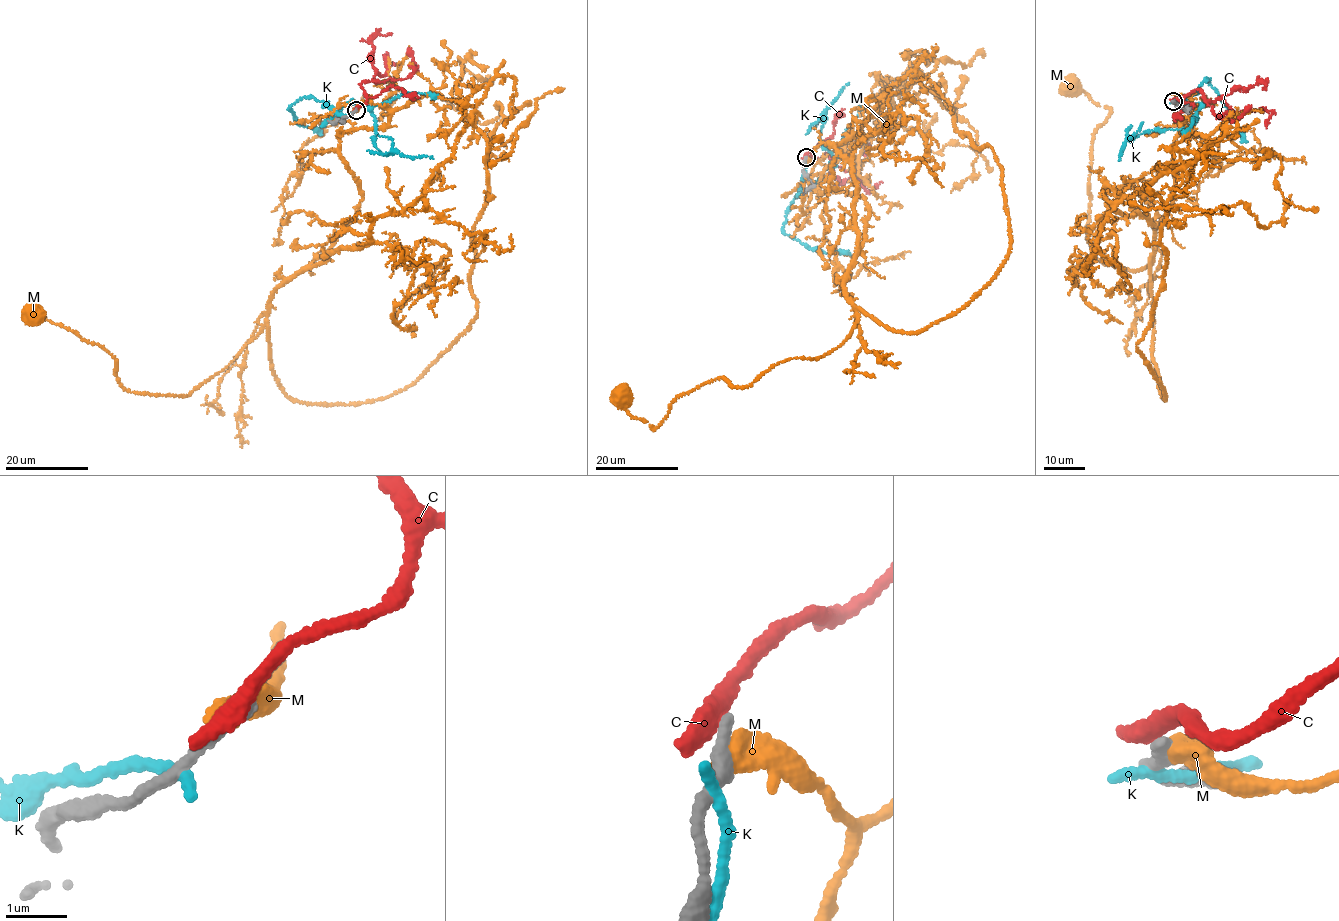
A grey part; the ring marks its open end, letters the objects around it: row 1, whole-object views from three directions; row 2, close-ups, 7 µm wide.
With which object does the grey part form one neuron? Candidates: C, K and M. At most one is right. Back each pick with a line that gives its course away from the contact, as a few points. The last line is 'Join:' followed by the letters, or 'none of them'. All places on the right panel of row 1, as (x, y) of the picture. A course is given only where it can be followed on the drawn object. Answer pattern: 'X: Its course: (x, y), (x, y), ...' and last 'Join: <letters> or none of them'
Join: none of them

